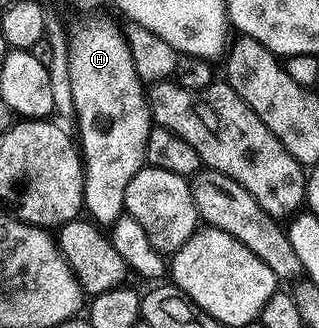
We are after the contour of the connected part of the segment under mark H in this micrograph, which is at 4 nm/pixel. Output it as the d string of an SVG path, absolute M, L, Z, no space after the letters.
M104 23L101 27L92 27L89 31L84 31L80 36L73 38L70 43L71 57L69 59L70 86L73 89L73 103L76 106L76 126L78 128L78 147L82 152L82 162L84 165L84 211L97 224L112 225L125 214L124 198L126 197L126 185L130 185L130 181L134 177L134 173L138 173L141 167L145 166L144 150L146 149L146 137L152 132L154 126L152 114L148 112L148 99L146 96L145 84L138 77L138 73L134 69L134 57L130 57L128 43L124 40L124 32L119 26L111 27L110 24Z

